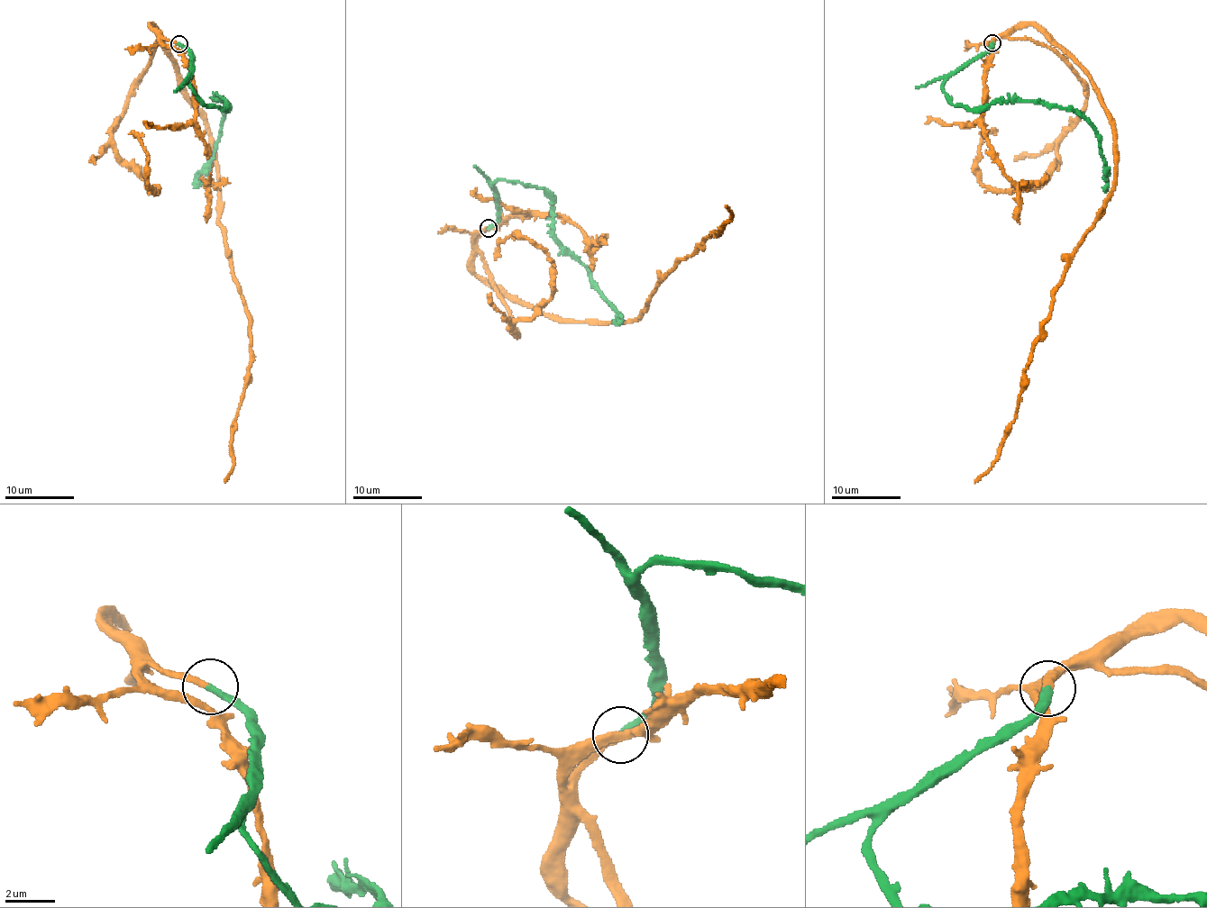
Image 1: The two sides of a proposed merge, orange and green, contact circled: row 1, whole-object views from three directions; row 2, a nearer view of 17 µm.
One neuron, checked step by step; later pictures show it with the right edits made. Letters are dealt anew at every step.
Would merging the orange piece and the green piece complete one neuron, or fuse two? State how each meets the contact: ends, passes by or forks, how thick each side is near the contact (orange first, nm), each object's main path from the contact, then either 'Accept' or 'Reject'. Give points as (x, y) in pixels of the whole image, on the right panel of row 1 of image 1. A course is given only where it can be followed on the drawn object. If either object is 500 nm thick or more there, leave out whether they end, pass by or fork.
At the ring orange ends. At the ring green ends. Thickness 280 nm (orange) against 360 nm. Course of orange: (992, 43), (1028, 25), (1036, 27), (1087, 73), (1112, 129), (1114, 190), (1055, 292), (999, 459), (974, 483). Course of green: (992, 43), (944, 84), (952, 103), (983, 107), (994, 102), (1047, 102), (1074, 111), (1100, 141), (1104, 192). Accept

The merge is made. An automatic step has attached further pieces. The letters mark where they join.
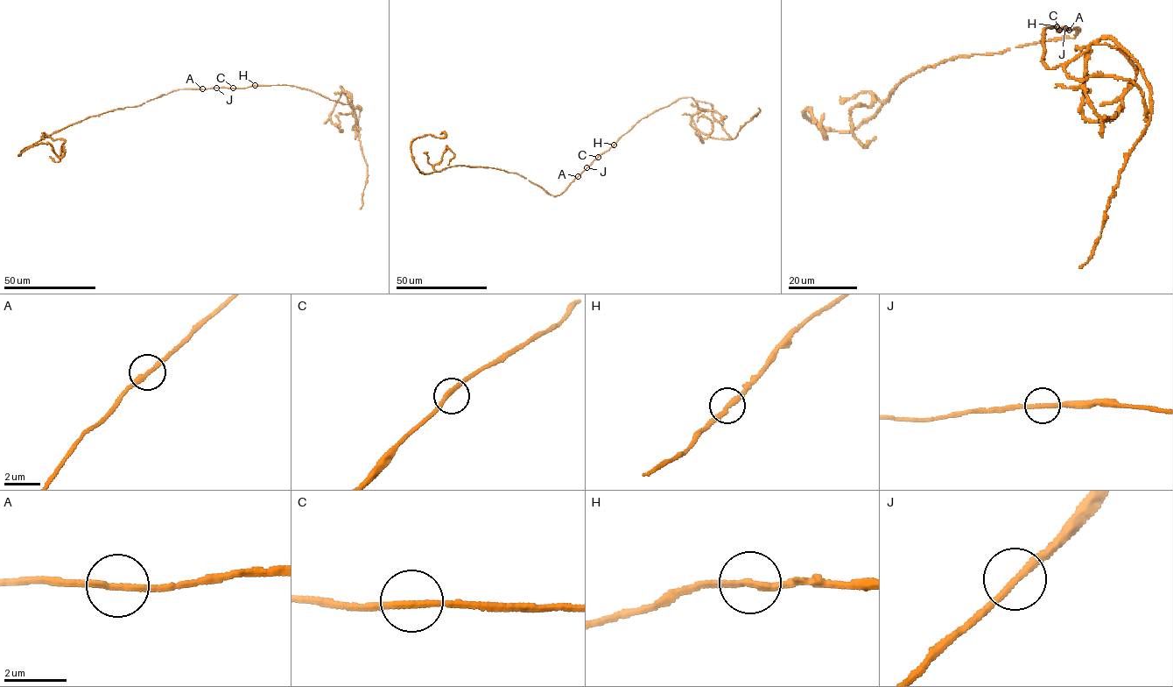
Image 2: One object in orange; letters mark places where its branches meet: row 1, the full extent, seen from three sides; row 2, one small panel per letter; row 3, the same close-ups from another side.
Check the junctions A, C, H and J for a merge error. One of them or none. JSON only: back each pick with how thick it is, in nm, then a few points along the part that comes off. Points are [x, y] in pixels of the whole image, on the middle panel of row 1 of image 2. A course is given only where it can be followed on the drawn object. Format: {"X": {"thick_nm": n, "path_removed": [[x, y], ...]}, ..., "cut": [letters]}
{"cut": []}

